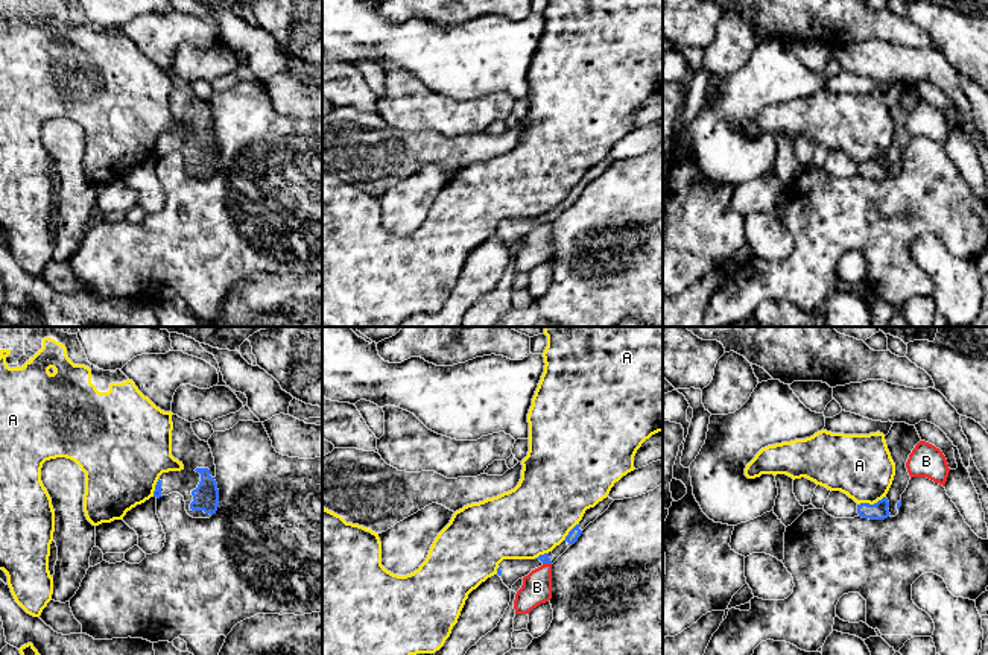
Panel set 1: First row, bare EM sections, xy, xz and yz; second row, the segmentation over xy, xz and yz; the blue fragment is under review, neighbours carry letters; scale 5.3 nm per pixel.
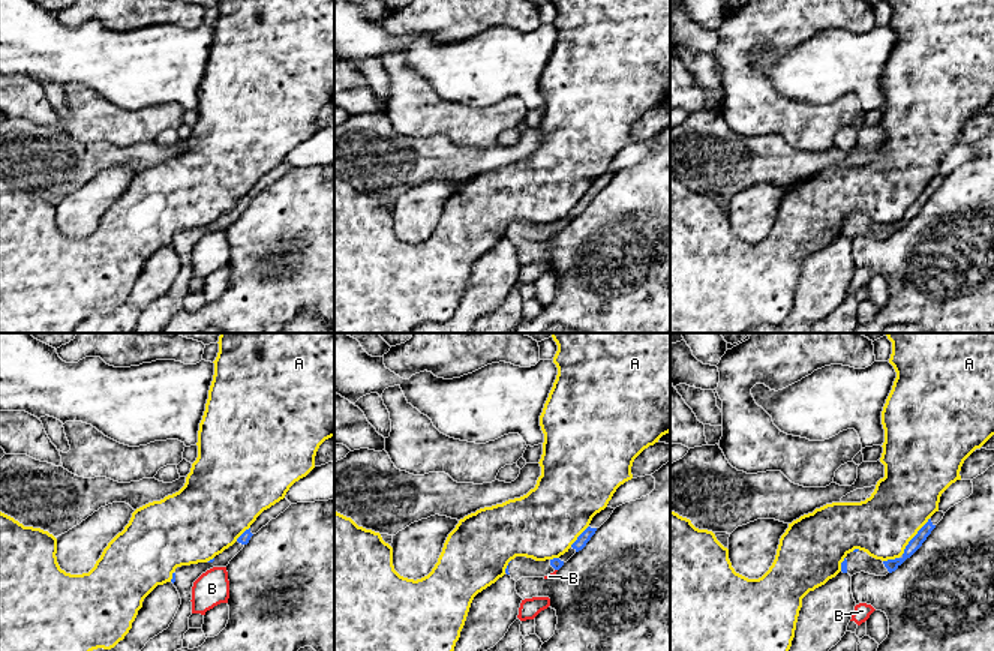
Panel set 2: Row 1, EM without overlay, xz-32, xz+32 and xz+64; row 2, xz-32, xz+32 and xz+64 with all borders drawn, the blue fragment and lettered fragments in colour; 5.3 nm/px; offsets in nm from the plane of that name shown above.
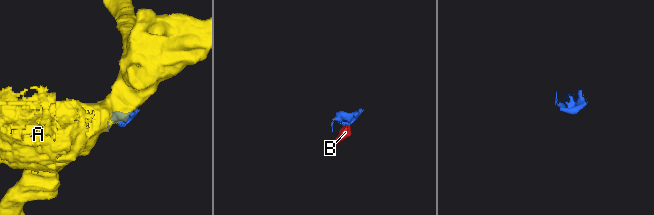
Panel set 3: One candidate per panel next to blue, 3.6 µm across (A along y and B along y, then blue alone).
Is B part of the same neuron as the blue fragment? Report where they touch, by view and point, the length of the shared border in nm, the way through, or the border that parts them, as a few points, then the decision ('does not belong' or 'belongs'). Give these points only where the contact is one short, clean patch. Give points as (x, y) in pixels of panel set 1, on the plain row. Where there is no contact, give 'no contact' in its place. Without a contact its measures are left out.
contact xz (547, 222); length 50 nm; border xz (543, 222), (550, 224); does not belong

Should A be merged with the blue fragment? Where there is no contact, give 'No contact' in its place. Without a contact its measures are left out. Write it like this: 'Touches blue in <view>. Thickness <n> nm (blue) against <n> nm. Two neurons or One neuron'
Touches blue in yz. Thickness 100 nm (blue) against 340 nm. Two neurons

